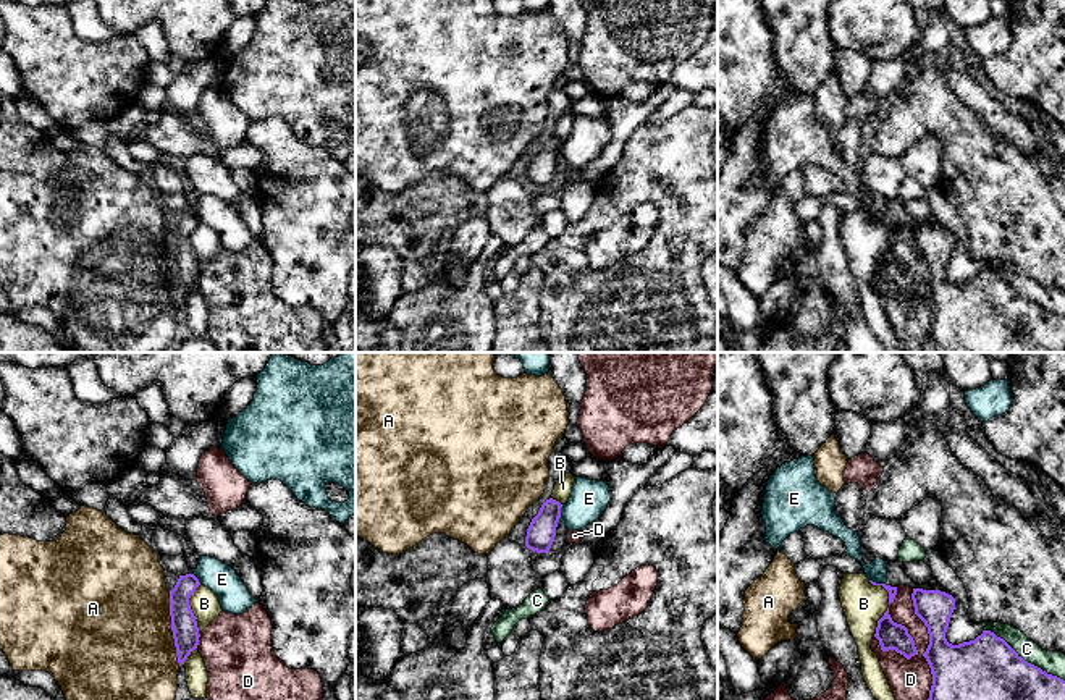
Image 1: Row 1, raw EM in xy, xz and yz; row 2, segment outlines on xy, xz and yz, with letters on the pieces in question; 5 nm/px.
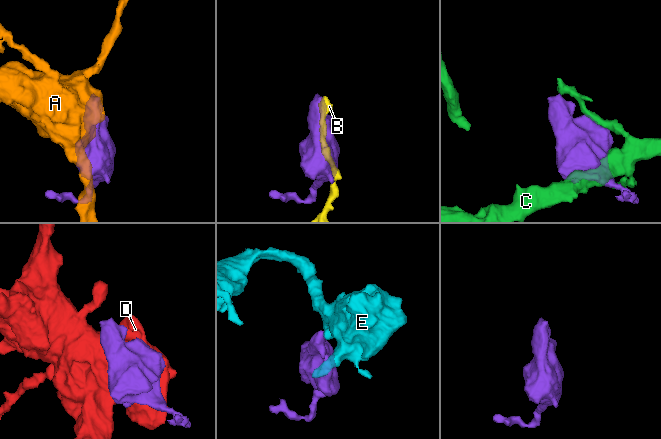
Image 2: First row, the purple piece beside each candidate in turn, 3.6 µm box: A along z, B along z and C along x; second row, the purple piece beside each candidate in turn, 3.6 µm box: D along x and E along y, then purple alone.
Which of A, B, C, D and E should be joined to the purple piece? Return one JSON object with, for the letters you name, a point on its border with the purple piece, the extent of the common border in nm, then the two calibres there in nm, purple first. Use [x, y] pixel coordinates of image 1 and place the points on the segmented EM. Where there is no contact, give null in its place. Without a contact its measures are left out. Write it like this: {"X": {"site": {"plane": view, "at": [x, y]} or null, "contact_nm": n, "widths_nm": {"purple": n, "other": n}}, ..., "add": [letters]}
{"add": []}

